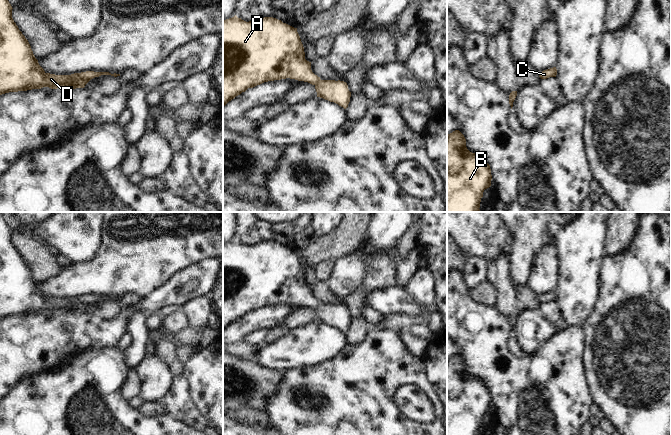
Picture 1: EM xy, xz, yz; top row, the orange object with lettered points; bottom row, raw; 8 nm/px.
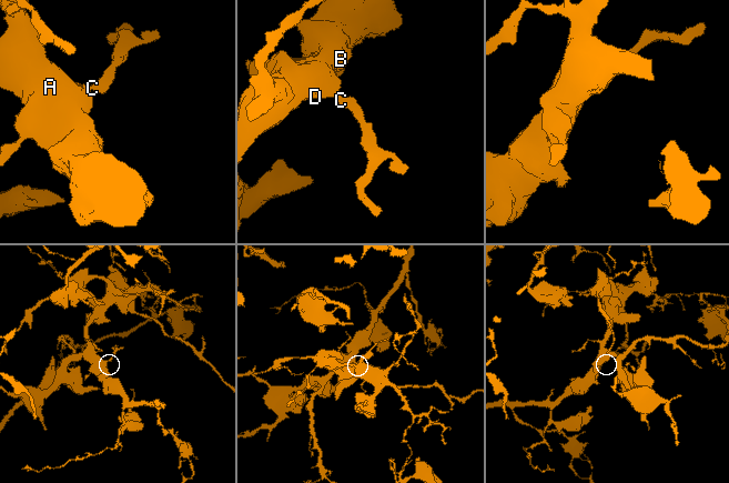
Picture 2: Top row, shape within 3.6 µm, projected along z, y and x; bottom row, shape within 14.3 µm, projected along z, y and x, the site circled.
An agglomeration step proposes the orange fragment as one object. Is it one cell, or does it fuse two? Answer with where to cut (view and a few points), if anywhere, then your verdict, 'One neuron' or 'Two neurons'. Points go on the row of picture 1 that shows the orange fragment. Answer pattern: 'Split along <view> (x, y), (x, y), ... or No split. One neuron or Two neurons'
No split. One neuron.

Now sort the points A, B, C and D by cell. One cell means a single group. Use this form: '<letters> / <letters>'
A B C D

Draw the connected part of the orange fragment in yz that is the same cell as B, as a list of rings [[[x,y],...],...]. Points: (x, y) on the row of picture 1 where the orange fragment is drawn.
[[[459,130],[448,134],[447,212],[481,212],[481,198],[491,180],[486,158],[467,149],[466,139]]]

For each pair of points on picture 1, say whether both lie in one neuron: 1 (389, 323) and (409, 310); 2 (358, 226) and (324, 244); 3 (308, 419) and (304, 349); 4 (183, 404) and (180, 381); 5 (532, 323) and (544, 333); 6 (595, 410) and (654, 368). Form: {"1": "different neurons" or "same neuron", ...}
{"1": "different neurons", "2": "same neuron", "3": "different neurons", "4": "same neuron", "5": "same neuron", "6": "different neurons"}

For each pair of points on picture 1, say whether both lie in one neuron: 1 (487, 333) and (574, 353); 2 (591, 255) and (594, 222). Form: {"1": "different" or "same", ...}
{"1": "same", "2": "same"}

